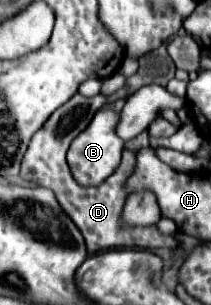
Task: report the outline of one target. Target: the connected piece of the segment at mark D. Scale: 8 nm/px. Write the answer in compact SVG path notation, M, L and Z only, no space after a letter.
M120 89L118 93L114 93L112 97L104 97L104 95L96 95L96 97L82 97L80 93L74 95L68 103L64 103L62 107L58 107L52 117L42 125L42 129L38 133L34 133L28 151L22 159L22 169L20 169L20 177L26 181L32 181L40 187L52 189L60 207L64 209L64 213L74 221L74 225L80 229L88 253L94 255L98 251L104 249L116 249L116 247L138 247L138 249L156 249L156 247L176 247L176 239L174 237L166 237L160 235L158 229L154 225L150 227L134 227L134 229L122 229L120 225L120 213L126 201L126 193L124 193L124 183L126 179L132 175L134 171L134 153L130 149L124 149L118 169L98 187L80 187L72 177L70 177L70 169L66 163L66 151L68 145L72 143L72 139L82 133L90 119L94 117L94 113L116 99L124 99L126 97L126 89Z

